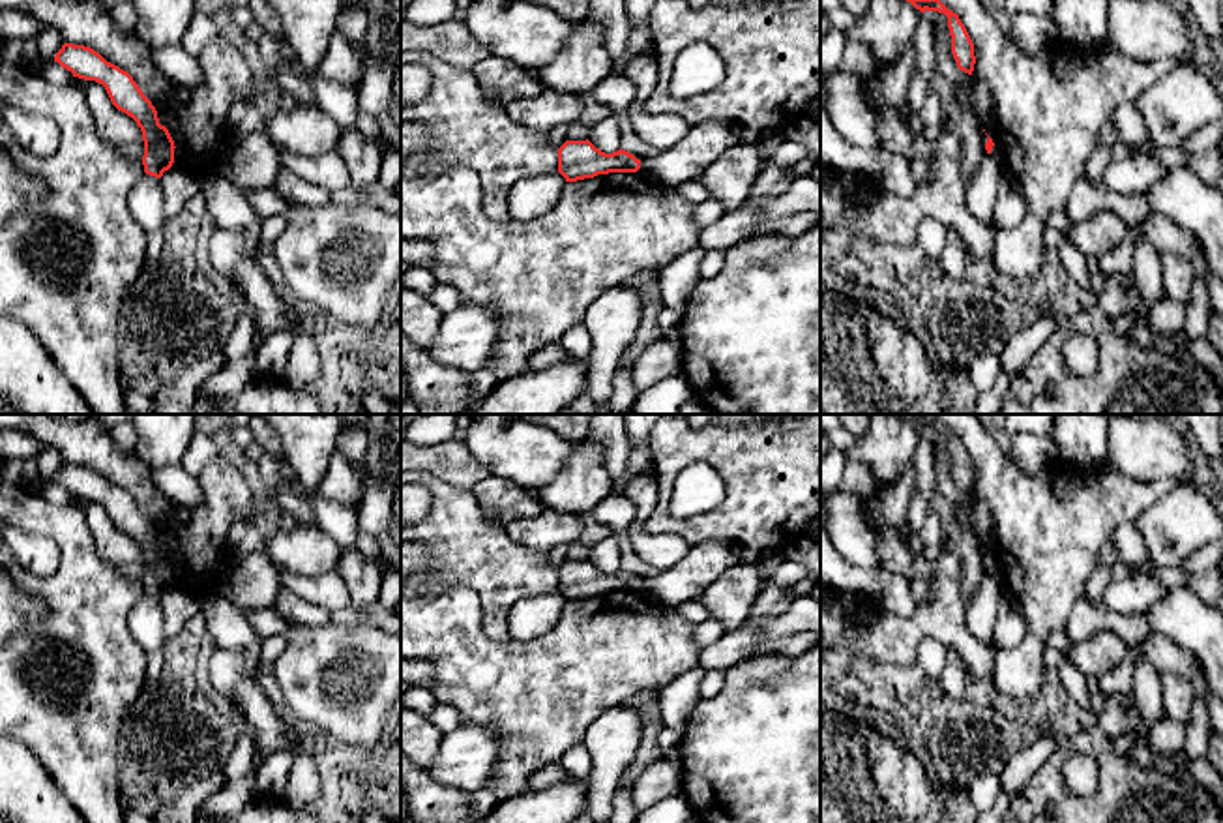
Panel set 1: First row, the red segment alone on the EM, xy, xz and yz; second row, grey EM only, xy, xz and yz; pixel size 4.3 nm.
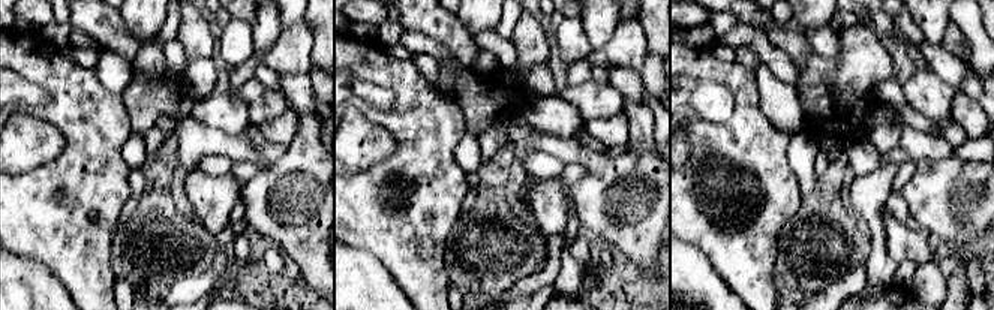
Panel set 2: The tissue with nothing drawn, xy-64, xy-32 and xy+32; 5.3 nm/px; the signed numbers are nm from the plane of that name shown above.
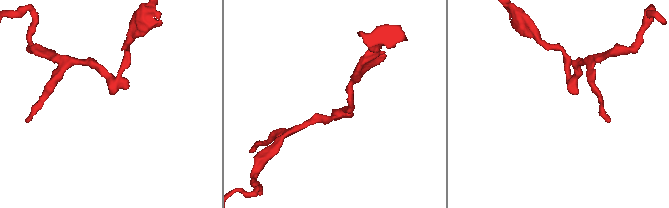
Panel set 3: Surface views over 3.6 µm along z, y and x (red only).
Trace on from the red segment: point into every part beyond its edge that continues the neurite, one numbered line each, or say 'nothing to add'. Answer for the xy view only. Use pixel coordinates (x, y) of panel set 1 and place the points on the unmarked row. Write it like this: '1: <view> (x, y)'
nothing to add

